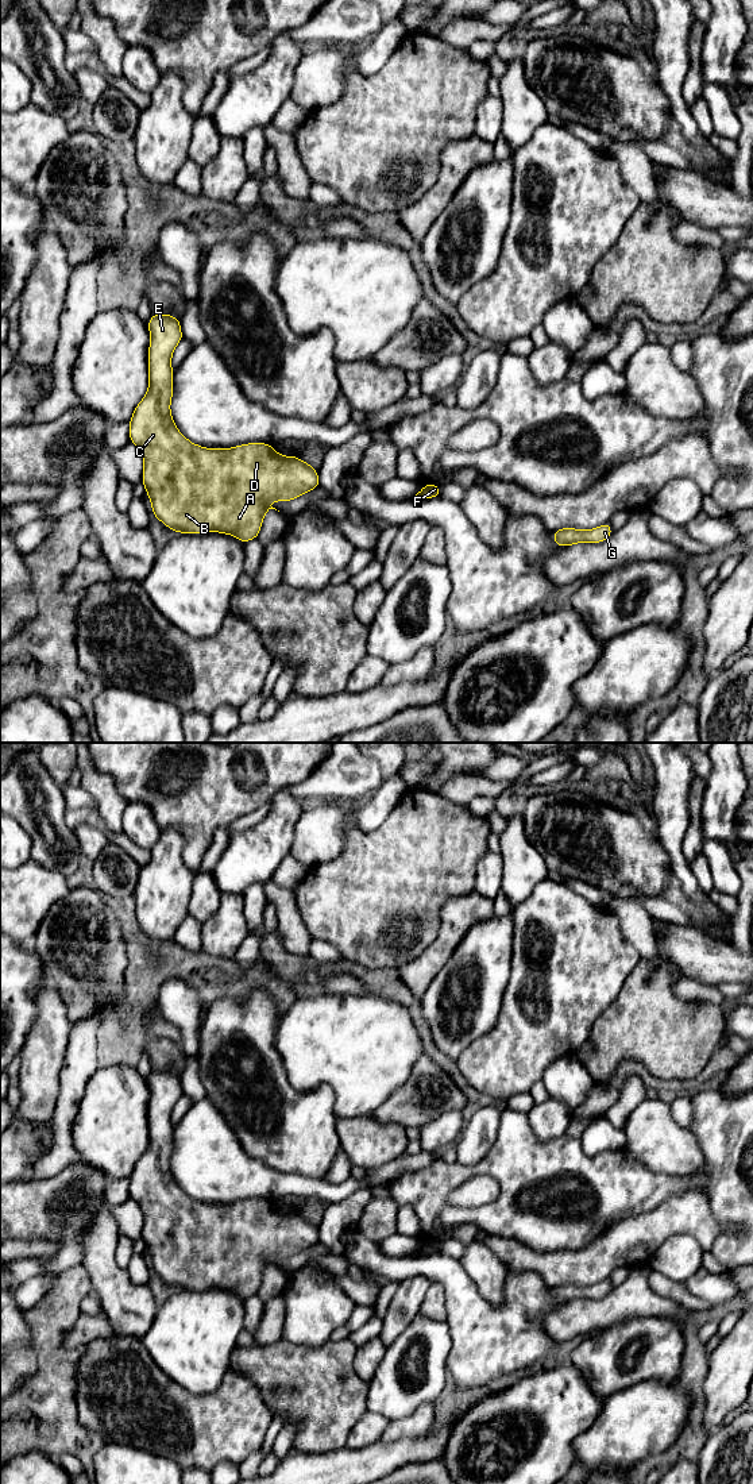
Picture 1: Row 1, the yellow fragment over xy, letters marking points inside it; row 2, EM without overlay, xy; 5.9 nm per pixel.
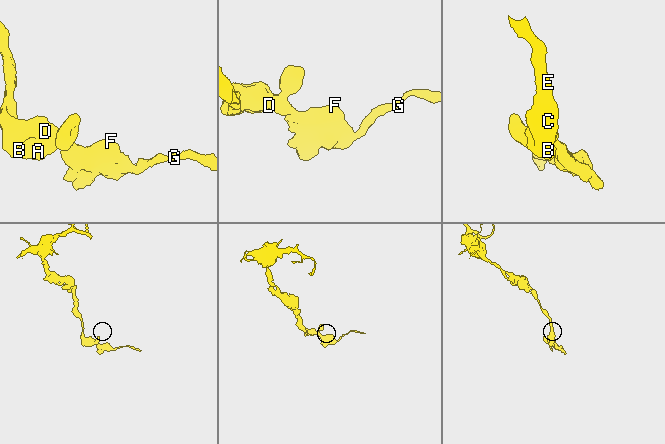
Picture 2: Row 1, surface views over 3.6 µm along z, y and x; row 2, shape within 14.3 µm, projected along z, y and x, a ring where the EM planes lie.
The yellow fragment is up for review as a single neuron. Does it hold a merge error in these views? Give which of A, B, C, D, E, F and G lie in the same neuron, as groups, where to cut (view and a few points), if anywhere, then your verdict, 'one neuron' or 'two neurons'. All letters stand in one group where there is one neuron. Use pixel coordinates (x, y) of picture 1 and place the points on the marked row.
groups A B C D E F G; cut none; one neuron

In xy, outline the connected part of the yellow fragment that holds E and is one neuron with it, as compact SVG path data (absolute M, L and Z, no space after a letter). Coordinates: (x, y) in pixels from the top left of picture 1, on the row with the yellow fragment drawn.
M152 315L147 325L151 342L148 346L148 390L136 405L130 420L130 442L143 455L142 482L148 494L152 514L167 528L178 533L220 532L232 535L243 543L256 539L264 514L275 509L269 504L278 500L291 501L306 492L320 486L318 471L298 456L283 456L267 443L247 443L232 448L205 448L193 444L175 427L170 412L173 398L171 355L177 344L184 339L181 321L173 315Z

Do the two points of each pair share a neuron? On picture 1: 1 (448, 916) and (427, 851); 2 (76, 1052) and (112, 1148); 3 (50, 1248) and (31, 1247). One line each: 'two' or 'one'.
1: two
2: two
3: one

